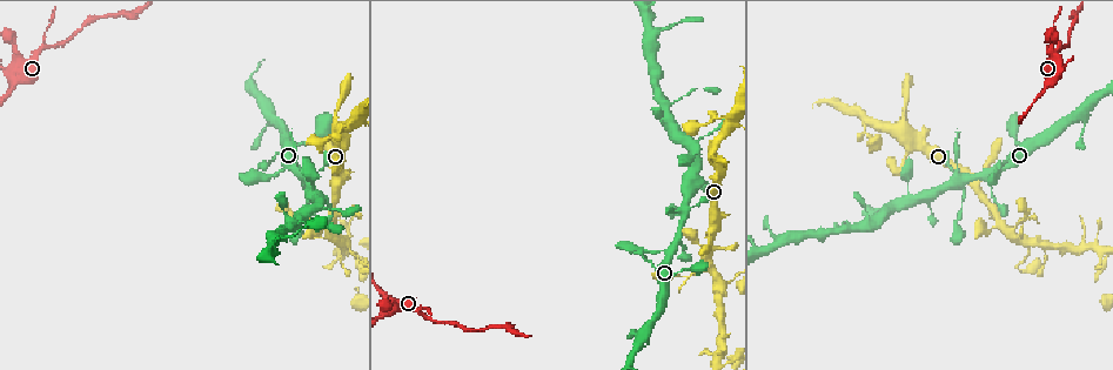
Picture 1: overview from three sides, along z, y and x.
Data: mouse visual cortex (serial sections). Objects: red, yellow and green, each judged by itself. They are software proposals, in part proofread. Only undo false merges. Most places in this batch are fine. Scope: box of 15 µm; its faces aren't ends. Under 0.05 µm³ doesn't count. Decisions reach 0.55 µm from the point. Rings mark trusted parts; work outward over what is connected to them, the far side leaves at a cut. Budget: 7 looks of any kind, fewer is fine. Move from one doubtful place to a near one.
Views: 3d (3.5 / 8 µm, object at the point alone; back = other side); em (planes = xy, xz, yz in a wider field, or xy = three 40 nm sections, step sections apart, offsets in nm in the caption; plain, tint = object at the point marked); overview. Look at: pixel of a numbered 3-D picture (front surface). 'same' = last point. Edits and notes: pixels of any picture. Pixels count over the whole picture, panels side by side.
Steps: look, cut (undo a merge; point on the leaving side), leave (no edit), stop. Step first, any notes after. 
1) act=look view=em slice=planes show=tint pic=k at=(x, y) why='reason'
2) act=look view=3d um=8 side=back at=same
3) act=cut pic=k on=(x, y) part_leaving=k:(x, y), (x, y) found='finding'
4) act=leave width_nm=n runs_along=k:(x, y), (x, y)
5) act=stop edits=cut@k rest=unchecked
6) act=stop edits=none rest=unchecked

act=look view=3d um=3.5 pic=1 at=(300, 173) why='small branch off a trunk'

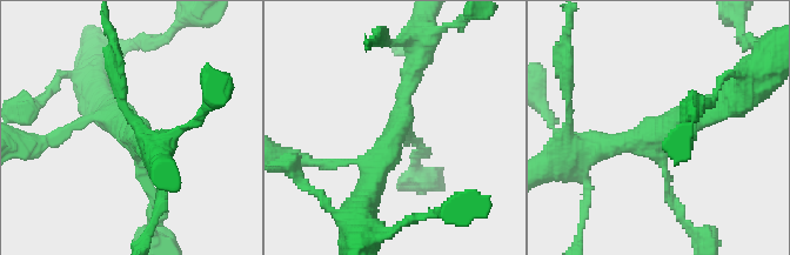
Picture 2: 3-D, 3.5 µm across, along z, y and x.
act=look view=em slice=xy step=1 show=tint pic=2 at=(132, 138)

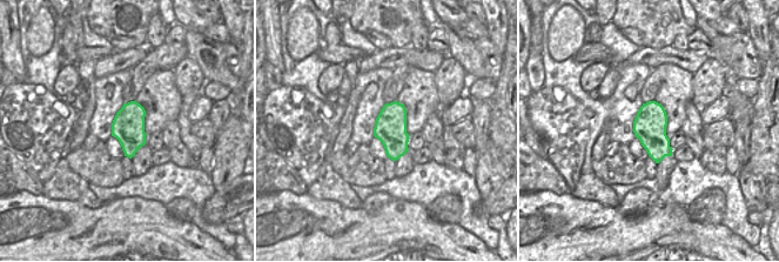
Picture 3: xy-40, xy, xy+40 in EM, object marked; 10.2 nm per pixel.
act=leave width_nm=340 runs_along=2:(369, 193), (416, 64) found='continuous, no second cell'

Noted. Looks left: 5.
act=look view=3d um=8 pic=1 at=(330, 237) why='thin arm on a thick one'

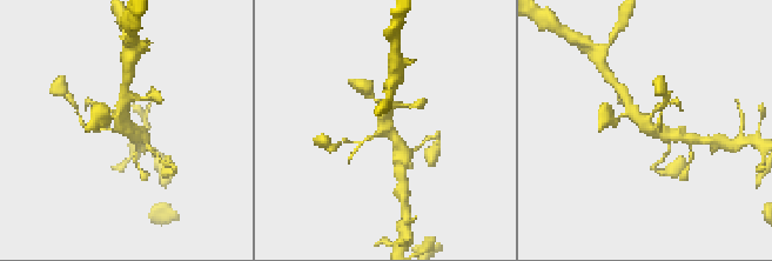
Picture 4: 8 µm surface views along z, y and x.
act=look view=em slice=planes show=tint pic=4 at=(649, 128)

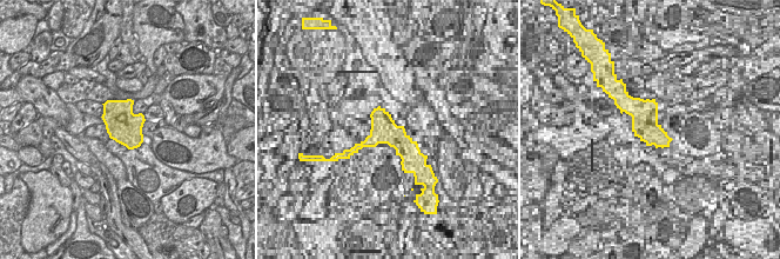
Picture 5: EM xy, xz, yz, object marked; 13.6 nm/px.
act=leave runs_along=4:(628, 101), (652, 132), (677, 135) found='continuous, no second cell'

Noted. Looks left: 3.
act=look view=3d um=8 pic=1 at=(693, 169) why='four arms meet'

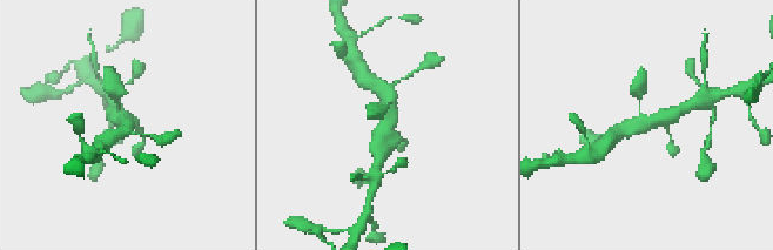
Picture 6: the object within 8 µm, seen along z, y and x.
act=look view=em slice=xy step=1 show=tint pic=6 at=(389, 120) arms=4 arm_widths_nm=100,300,400,500

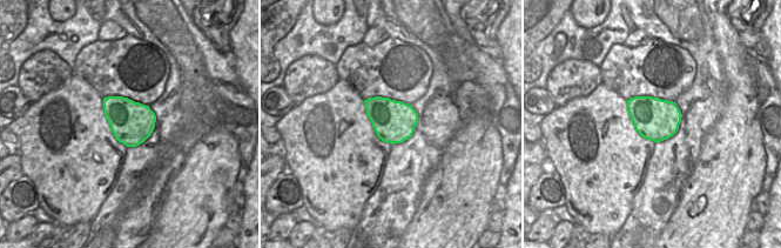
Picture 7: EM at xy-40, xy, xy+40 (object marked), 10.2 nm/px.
act=leave runs_along=6:(677, 112), (619, 134) found='all the same cell'

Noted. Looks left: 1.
act=stop edits=none rest=unchecked

